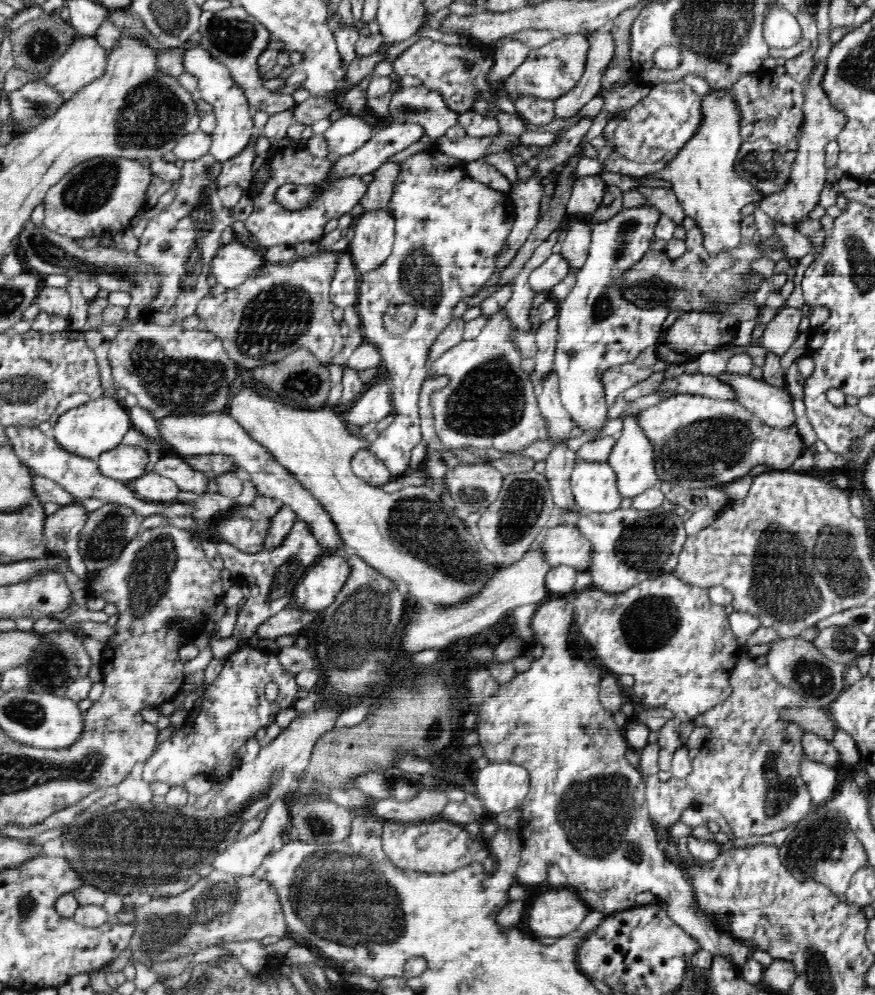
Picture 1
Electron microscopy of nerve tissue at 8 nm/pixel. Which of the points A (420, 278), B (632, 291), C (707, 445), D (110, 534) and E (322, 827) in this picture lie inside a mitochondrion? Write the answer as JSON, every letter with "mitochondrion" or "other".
{"A":"mitochondrion","B":"mitochondrion","C":"mitochondrion","D":"mitochondrion","E":"mitochondrion"}

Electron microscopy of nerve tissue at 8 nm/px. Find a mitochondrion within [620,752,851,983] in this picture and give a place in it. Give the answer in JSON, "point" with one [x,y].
{"point":[815,847]}

